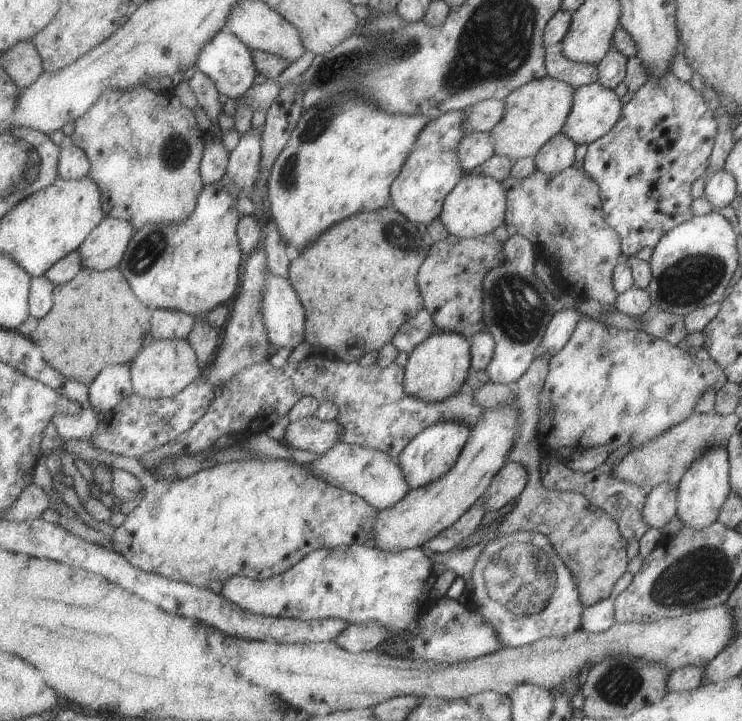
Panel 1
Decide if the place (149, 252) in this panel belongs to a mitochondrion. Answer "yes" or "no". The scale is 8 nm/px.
yes

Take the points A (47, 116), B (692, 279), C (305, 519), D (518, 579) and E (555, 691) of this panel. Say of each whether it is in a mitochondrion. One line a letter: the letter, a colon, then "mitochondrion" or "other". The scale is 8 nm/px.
A: other
B: mitochondrion
C: mitochondrion
D: mitochondrion
E: other

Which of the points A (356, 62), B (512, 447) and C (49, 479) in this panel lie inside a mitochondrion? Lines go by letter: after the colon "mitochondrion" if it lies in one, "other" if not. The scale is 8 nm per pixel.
A: mitochondrion
B: other
C: other

